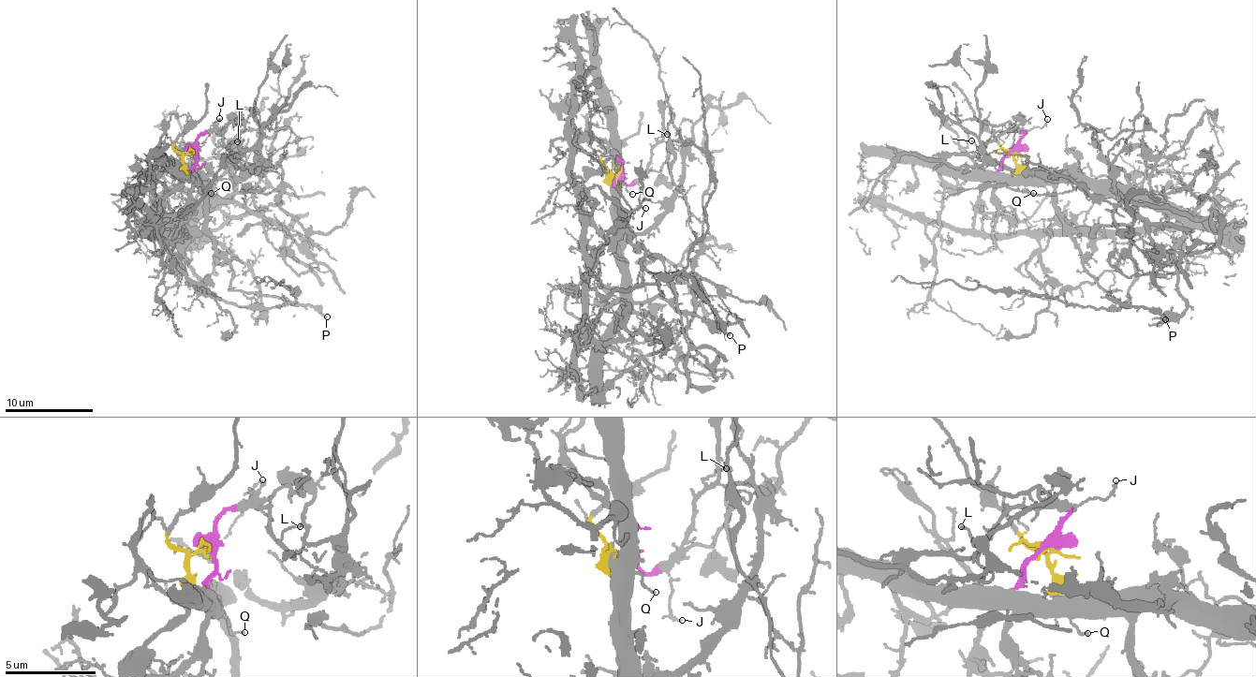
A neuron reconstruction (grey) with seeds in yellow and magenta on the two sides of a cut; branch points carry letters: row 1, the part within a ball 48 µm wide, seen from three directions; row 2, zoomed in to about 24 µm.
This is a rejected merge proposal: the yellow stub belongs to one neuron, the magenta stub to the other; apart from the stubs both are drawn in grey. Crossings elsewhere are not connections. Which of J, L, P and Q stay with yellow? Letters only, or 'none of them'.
P, Q

